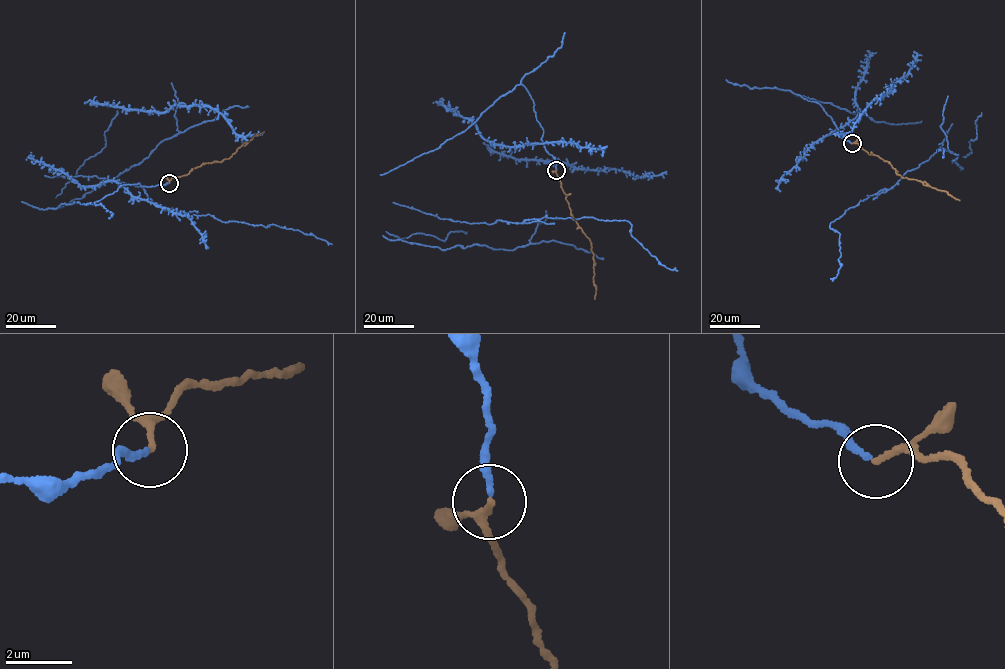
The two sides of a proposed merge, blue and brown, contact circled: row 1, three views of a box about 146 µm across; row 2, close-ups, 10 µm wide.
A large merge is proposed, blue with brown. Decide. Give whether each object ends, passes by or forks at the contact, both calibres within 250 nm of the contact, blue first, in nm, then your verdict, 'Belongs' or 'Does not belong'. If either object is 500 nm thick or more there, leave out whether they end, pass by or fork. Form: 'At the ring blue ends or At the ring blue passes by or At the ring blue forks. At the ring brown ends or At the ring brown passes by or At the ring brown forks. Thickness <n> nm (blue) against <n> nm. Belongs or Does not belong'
At the ring blue ends. At the ring brown ends. Thickness 200 nm (blue) against 200 nm. Belongs

